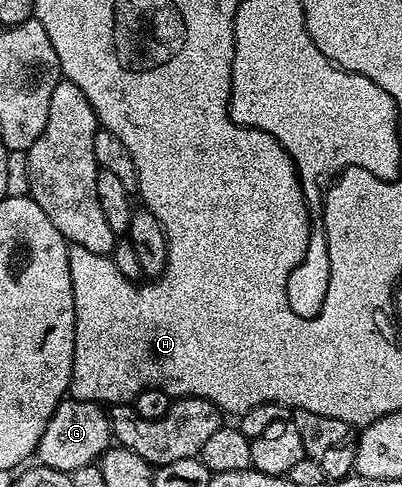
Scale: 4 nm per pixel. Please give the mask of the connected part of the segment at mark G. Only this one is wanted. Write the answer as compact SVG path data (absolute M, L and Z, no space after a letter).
M67 397L58 404L38 442L36 459L43 467L75 471L102 458L112 446L109 414L99 404Z

